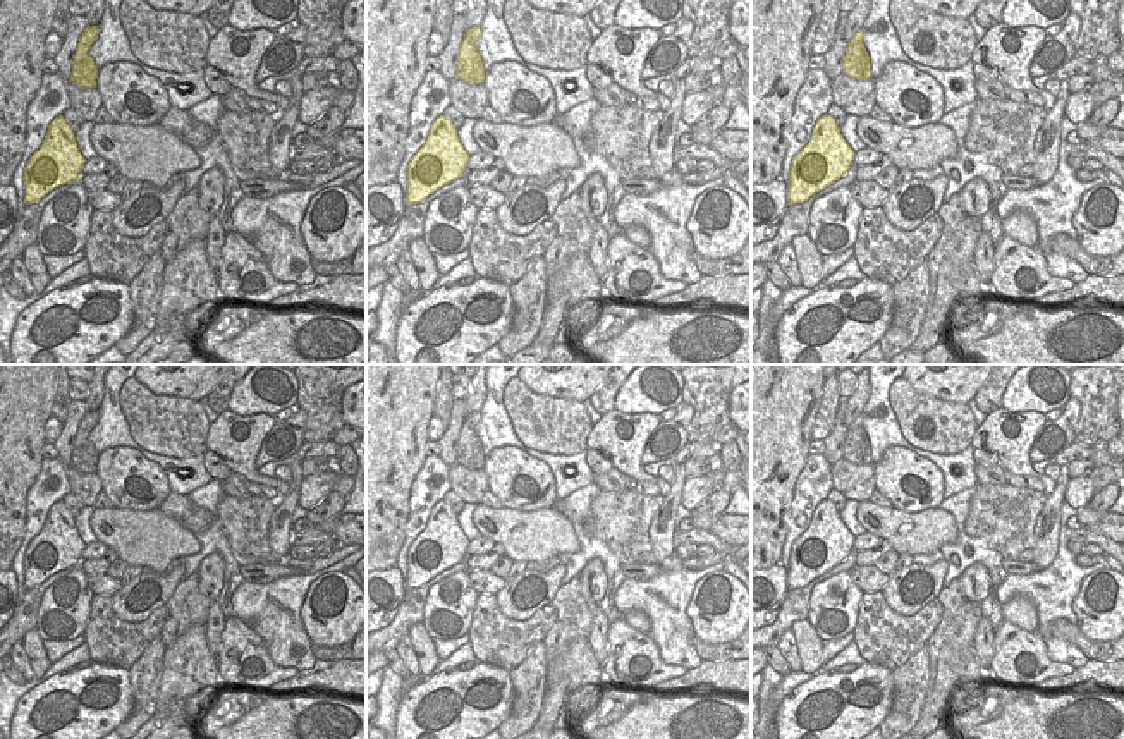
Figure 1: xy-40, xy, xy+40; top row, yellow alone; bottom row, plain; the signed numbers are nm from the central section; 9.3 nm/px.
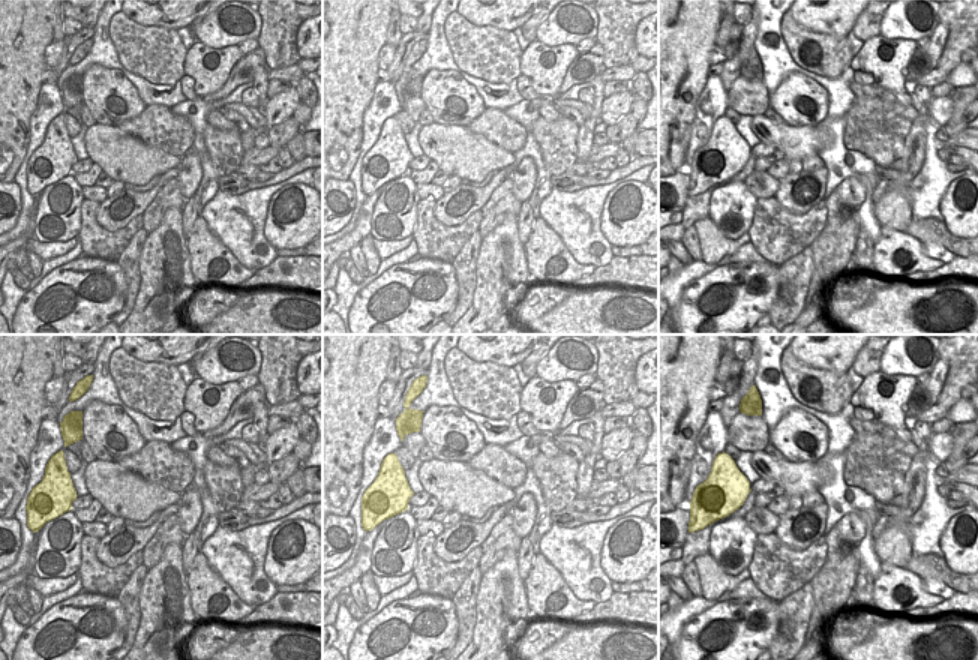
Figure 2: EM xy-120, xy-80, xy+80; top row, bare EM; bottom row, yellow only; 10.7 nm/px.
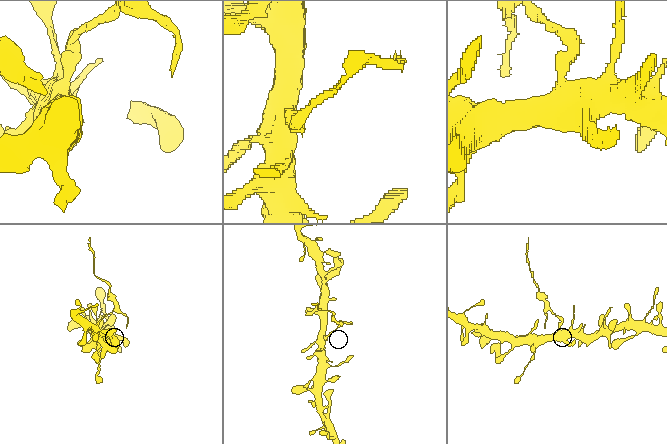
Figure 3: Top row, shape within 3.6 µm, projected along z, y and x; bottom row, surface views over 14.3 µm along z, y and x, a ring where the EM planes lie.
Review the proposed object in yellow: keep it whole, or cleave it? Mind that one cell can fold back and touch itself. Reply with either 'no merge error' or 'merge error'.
merge error

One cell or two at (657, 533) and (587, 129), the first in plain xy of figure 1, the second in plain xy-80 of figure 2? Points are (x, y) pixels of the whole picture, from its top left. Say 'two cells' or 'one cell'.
one cell

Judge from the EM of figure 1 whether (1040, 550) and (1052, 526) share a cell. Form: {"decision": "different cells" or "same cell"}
{"decision": "same cell"}

